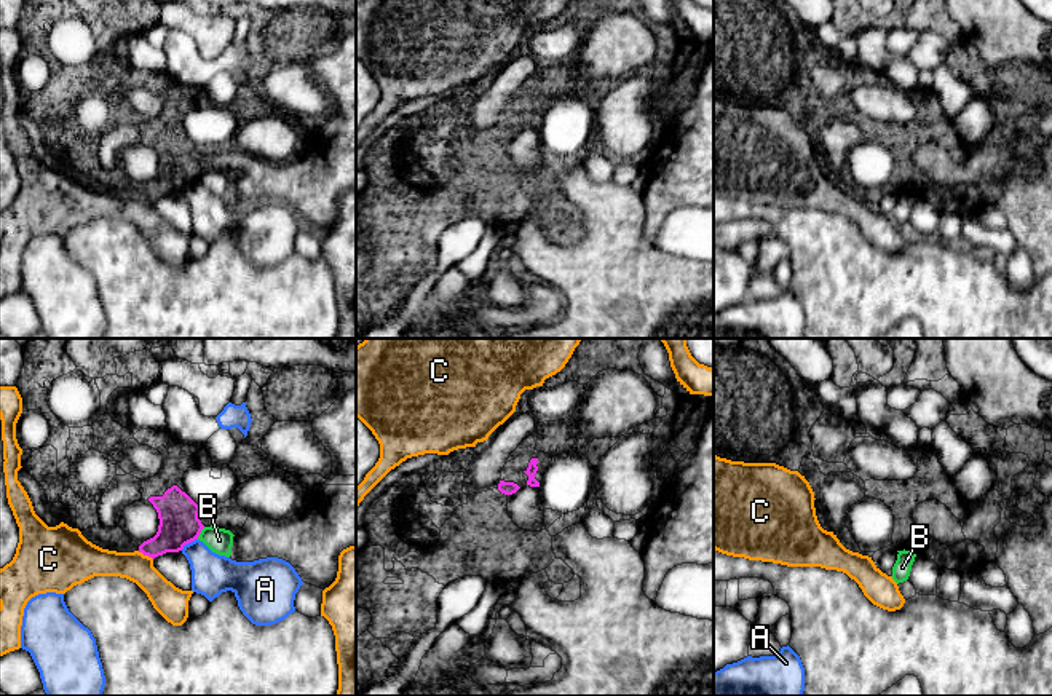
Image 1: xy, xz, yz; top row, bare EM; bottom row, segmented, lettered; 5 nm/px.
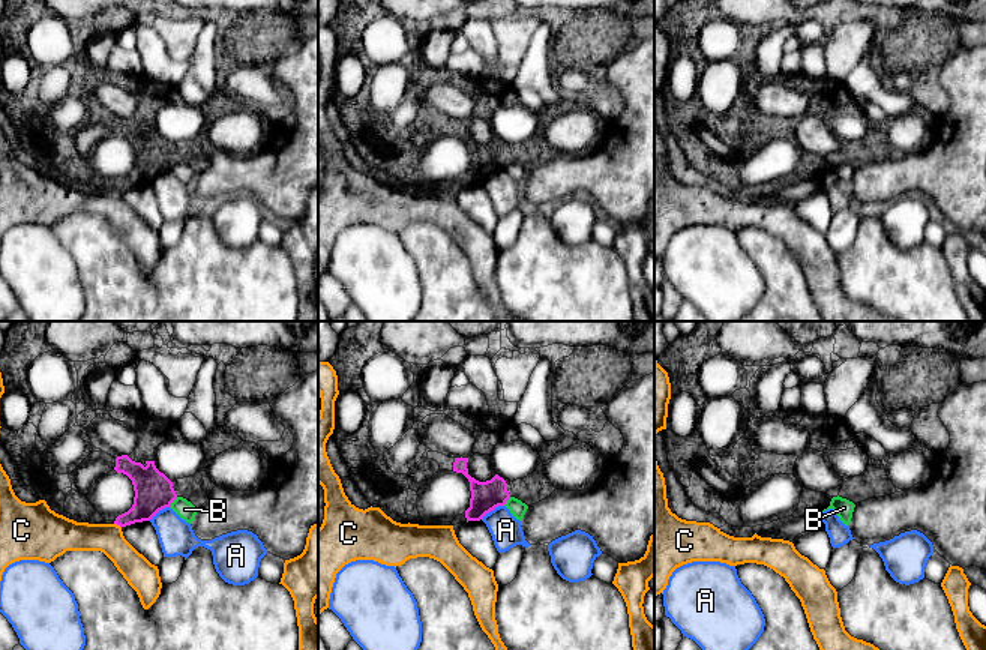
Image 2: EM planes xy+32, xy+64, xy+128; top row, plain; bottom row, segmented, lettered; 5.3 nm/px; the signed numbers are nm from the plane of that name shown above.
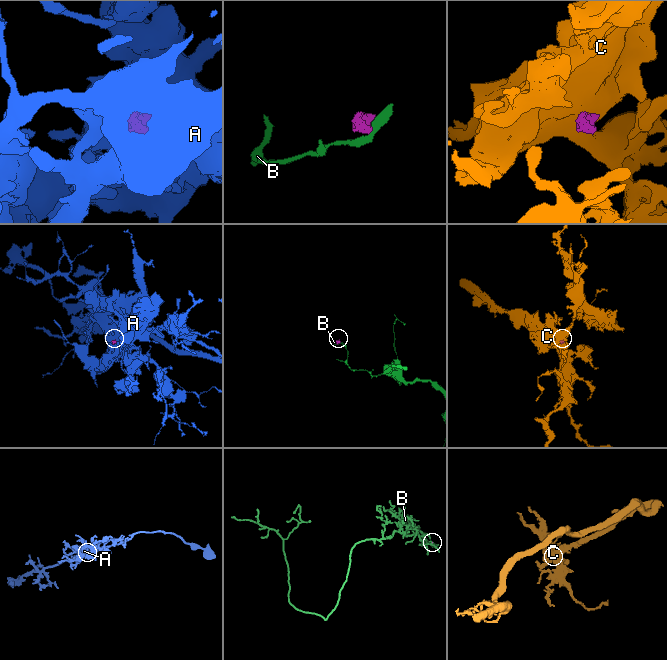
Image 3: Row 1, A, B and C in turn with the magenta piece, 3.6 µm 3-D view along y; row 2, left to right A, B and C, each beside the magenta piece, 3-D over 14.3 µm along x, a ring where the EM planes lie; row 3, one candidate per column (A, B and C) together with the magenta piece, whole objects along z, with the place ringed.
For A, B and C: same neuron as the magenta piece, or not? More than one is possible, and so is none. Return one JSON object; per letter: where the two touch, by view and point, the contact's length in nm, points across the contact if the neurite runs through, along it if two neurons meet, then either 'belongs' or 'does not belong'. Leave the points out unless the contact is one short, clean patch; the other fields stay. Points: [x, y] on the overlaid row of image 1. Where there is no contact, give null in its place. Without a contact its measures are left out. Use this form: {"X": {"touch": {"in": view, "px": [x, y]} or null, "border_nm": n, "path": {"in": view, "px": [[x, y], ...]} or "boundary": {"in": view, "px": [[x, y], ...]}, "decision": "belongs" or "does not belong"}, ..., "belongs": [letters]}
{"A": {"touch": {"in": "xy", "px": [189, 541]}, "border_nm": 110, "boundary": {"in": "xy", "px": [[197, 538], [181, 549]]}, "decision": "does not belong"}, "B": {"touch": {"in": "xy", "px": [200, 532]}, "border_nm": 80, "boundary": {"in": "xy", "px": [[205, 527], [197, 538]]}, "decision": "does not belong"}, "C": {"touch": {"in": "xy", "px": [146, 554]}, "border_nm": 90, "decision": "does not belong"}, "belongs": []}

